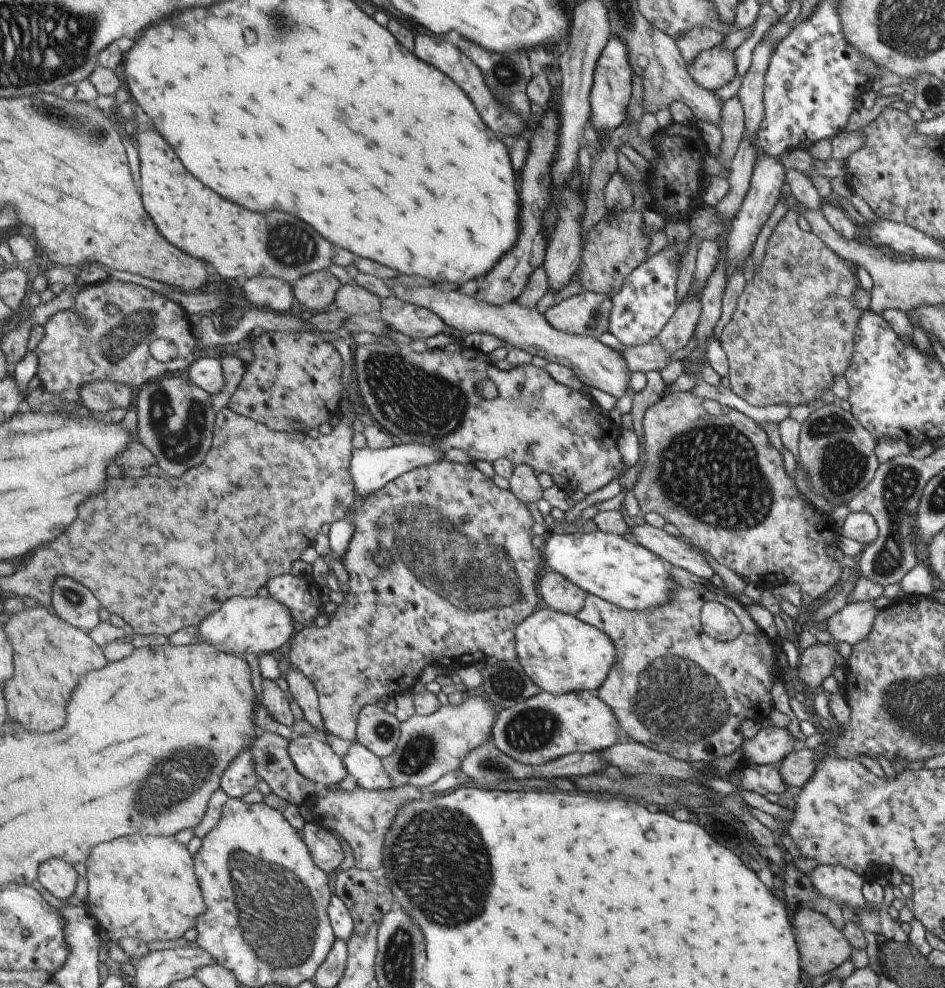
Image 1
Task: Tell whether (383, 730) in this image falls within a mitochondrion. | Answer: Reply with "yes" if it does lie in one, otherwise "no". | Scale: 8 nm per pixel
yes

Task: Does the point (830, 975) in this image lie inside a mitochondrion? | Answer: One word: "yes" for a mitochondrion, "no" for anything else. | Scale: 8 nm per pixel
no

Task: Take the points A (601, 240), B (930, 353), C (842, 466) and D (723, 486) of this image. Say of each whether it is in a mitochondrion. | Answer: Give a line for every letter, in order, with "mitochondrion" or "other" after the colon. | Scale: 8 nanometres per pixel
A: other
B: other
C: mitochondrion
D: mitochondrion

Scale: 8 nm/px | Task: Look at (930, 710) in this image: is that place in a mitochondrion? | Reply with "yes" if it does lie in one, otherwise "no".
yes

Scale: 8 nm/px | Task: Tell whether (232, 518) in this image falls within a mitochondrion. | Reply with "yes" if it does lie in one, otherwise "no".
no

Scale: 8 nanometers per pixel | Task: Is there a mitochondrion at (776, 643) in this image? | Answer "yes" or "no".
no

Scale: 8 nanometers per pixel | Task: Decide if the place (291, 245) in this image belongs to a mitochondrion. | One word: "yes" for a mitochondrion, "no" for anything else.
yes

